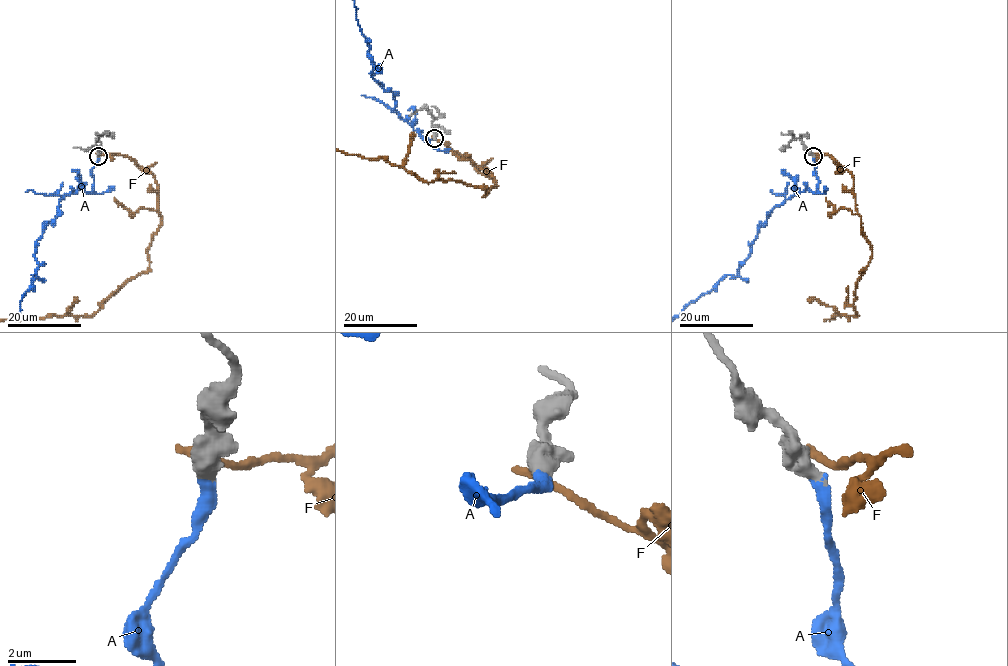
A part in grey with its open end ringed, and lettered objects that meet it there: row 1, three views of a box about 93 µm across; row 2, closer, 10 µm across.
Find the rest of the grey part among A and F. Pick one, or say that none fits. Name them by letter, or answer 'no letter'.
A

